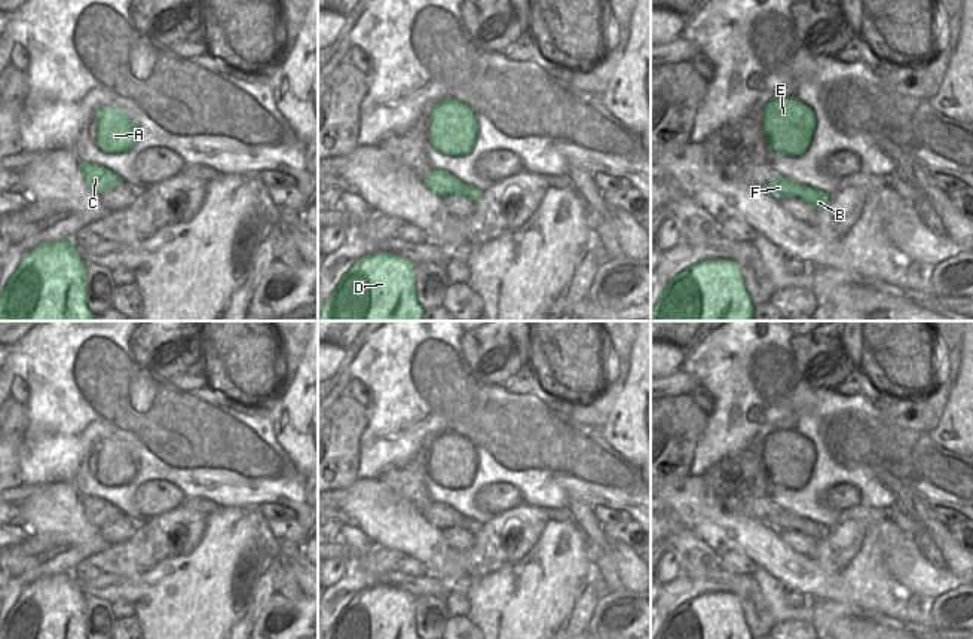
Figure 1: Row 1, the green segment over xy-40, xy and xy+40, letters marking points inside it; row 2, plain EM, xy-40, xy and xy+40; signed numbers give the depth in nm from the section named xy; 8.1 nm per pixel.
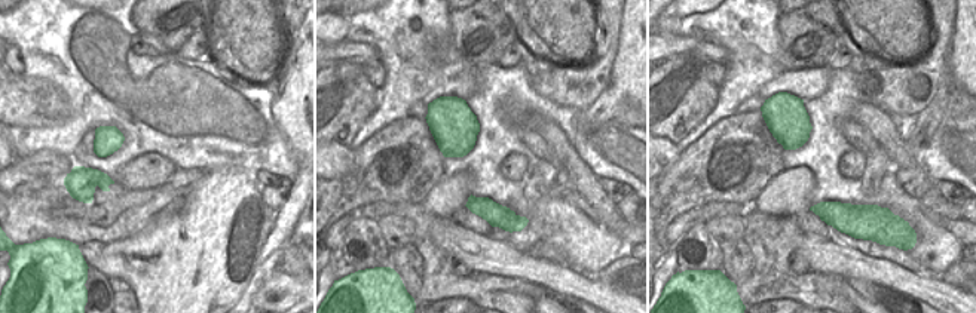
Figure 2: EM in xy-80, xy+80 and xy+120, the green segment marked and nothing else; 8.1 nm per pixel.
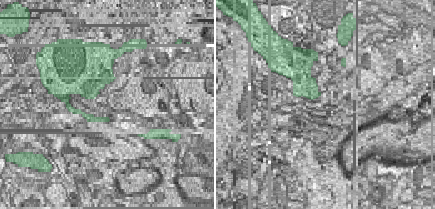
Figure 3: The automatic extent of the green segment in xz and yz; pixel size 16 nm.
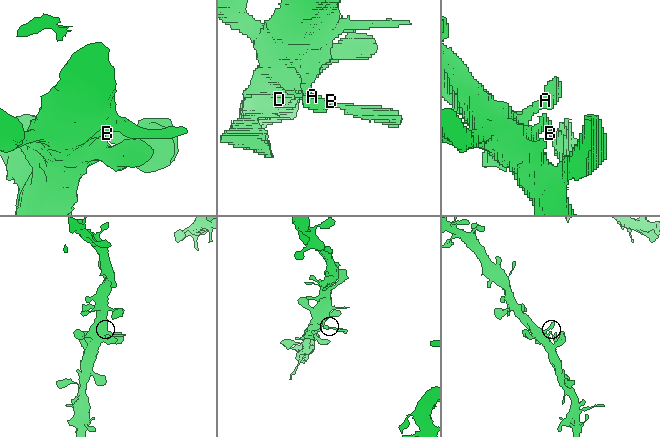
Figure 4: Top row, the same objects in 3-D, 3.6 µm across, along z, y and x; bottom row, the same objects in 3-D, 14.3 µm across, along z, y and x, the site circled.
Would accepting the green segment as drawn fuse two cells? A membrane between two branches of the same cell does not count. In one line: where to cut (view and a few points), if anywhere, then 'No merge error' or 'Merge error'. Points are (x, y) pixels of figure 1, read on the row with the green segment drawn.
No split. No merge error.

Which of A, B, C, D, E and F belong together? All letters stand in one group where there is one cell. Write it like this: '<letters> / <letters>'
A B C D E F

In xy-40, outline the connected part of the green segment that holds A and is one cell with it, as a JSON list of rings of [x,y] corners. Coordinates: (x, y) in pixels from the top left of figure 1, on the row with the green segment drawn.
[[[104,107],[97,111],[97,144],[104,153],[128,152],[135,144],[135,128],[122,108]]]

